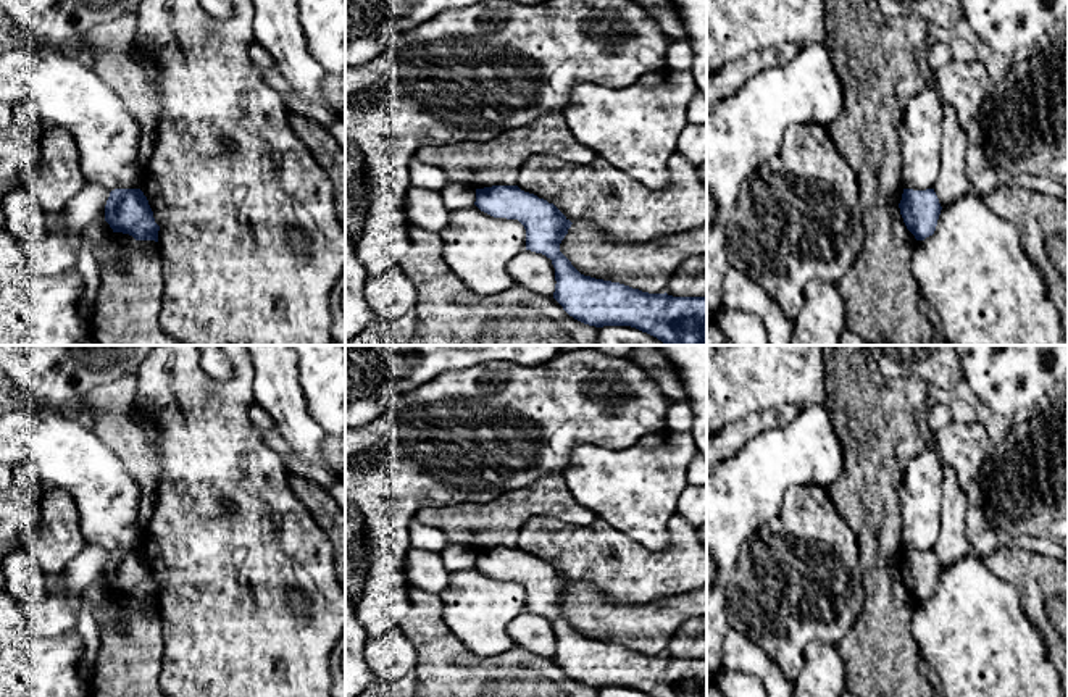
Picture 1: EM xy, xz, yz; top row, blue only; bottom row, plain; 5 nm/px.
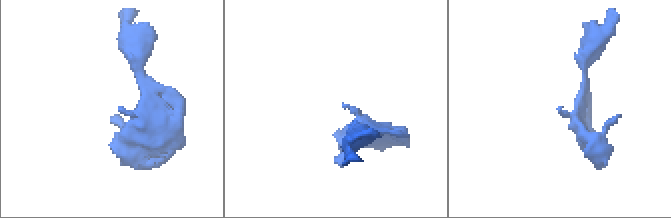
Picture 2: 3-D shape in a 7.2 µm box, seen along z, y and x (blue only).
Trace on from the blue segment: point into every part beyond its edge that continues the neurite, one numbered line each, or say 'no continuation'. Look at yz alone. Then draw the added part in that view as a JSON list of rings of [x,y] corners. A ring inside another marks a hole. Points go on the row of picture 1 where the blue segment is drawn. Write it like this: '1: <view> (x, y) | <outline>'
no continuation

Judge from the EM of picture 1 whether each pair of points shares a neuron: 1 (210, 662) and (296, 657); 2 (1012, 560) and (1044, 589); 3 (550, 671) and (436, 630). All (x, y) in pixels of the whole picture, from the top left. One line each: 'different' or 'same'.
1: same
2: same
3: same

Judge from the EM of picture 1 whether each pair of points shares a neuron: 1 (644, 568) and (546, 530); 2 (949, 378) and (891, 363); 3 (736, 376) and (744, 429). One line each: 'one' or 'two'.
1: one
2: one
3: two

